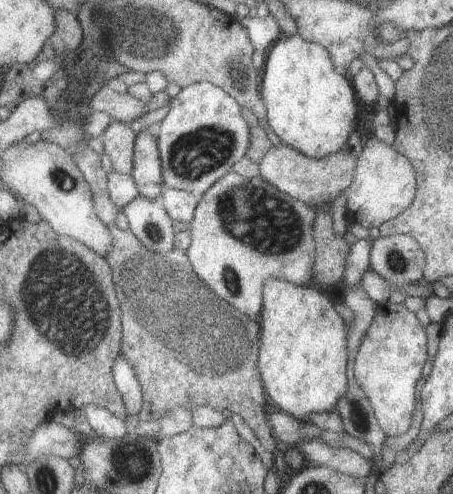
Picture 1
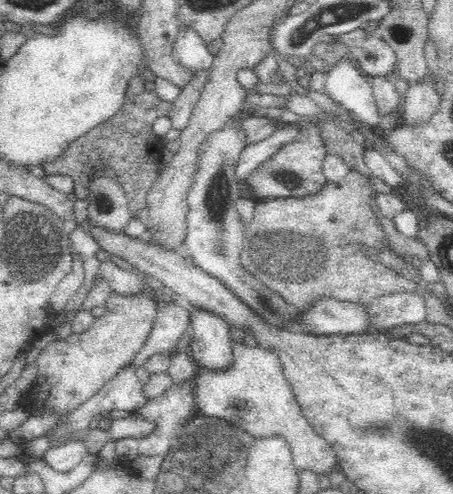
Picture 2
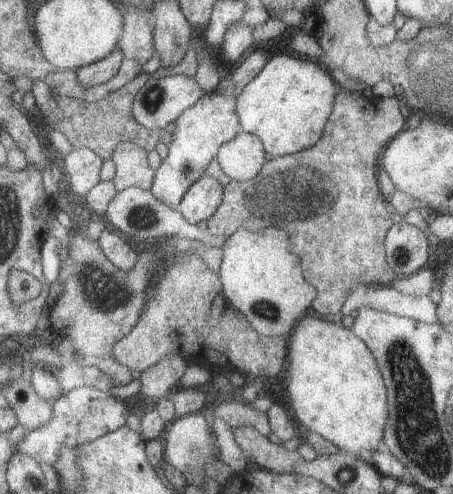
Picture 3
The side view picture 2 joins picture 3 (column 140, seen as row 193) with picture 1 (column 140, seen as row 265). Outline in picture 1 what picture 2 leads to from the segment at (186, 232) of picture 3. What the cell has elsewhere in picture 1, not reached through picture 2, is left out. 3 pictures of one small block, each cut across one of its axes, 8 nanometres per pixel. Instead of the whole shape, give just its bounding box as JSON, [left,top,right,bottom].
[123,196,173,254]

